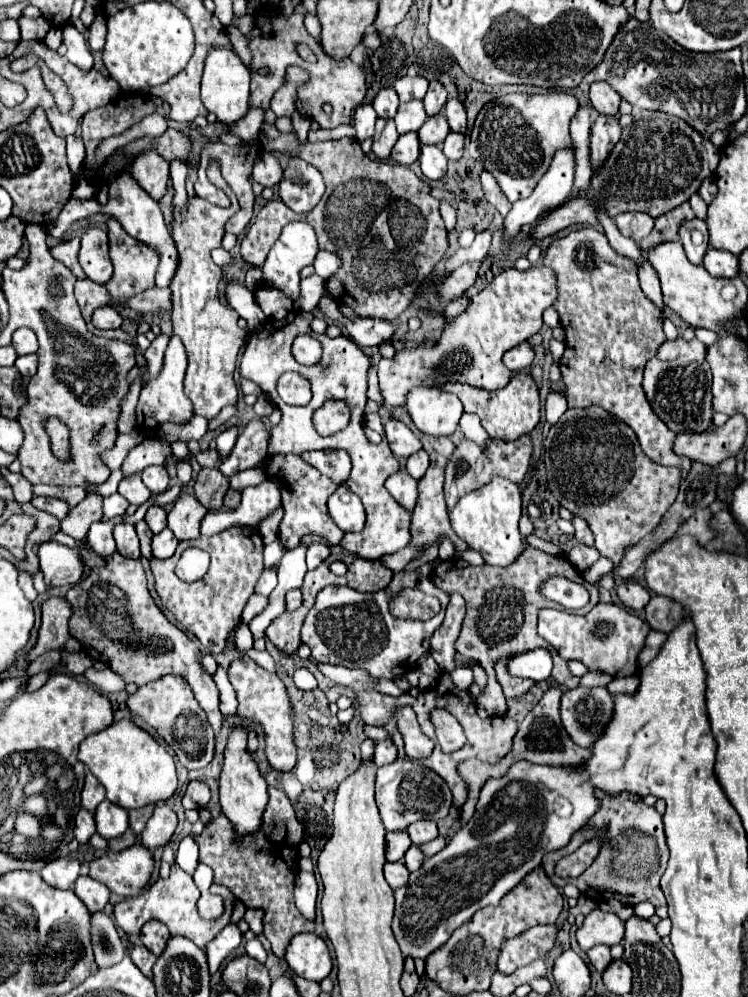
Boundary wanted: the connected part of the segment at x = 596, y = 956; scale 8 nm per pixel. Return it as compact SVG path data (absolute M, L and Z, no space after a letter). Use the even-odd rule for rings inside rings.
M594 946L594 948L590 948L586 954L588 954L592 966L594 966L598 972L604 972L606 966L612 962L610 948L608 948L608 946Z

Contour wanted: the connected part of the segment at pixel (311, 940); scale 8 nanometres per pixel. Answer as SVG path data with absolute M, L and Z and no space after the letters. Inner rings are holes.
M318 934L294 936L286 948L290 970L306 980L324 980L332 972L332 958L326 942Z

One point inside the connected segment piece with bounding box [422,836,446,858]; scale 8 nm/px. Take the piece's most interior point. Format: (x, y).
(429, 848)

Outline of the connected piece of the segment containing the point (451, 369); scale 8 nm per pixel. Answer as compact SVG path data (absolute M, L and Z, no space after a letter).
M532 266L524 272L516 268L506 268L502 270L494 282L490 282L482 292L478 292L472 298L472 306L454 318L454 324L450 328L444 328L440 342L434 348L404 348L396 352L392 360L382 358L378 364L378 376L380 376L380 392L384 398L384 408L394 410L404 404L406 392L414 386L438 386L438 380L462 380L466 384L486 388L486 390L498 390L506 382L510 382L512 372L502 364L502 356L506 350L518 346L520 342L526 342L532 334L536 334L542 328L542 312L552 306L558 298L558 286L556 286L556 274L548 266Z

